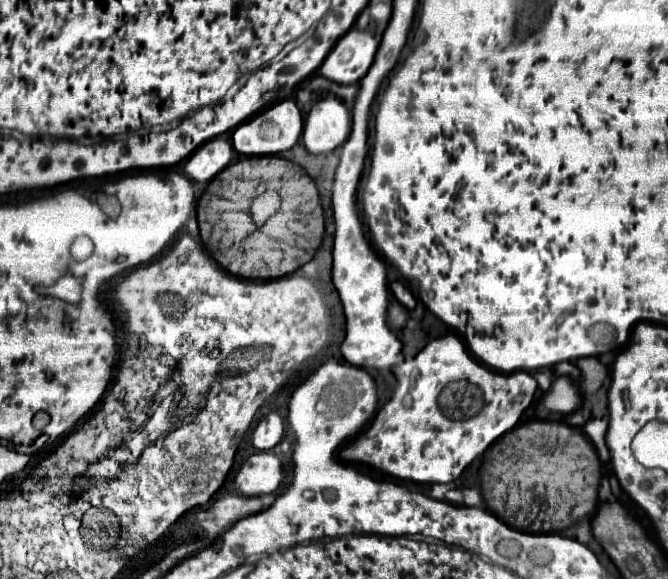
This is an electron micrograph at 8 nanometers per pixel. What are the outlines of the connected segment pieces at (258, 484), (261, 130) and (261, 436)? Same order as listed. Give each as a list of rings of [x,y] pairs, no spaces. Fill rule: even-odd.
[[[254,453],[248,457],[234,479],[234,489],[246,497],[274,493],[282,483],[282,463],[272,453]]]
[[[286,99],[278,105],[262,111],[254,119],[242,123],[232,135],[232,145],[242,155],[278,155],[282,151],[288,151],[298,141],[300,133],[302,133],[302,115],[300,115],[296,103]]]
[[[270,413],[264,417],[252,435],[252,445],[258,451],[270,451],[284,435],[284,421],[278,413]]]

